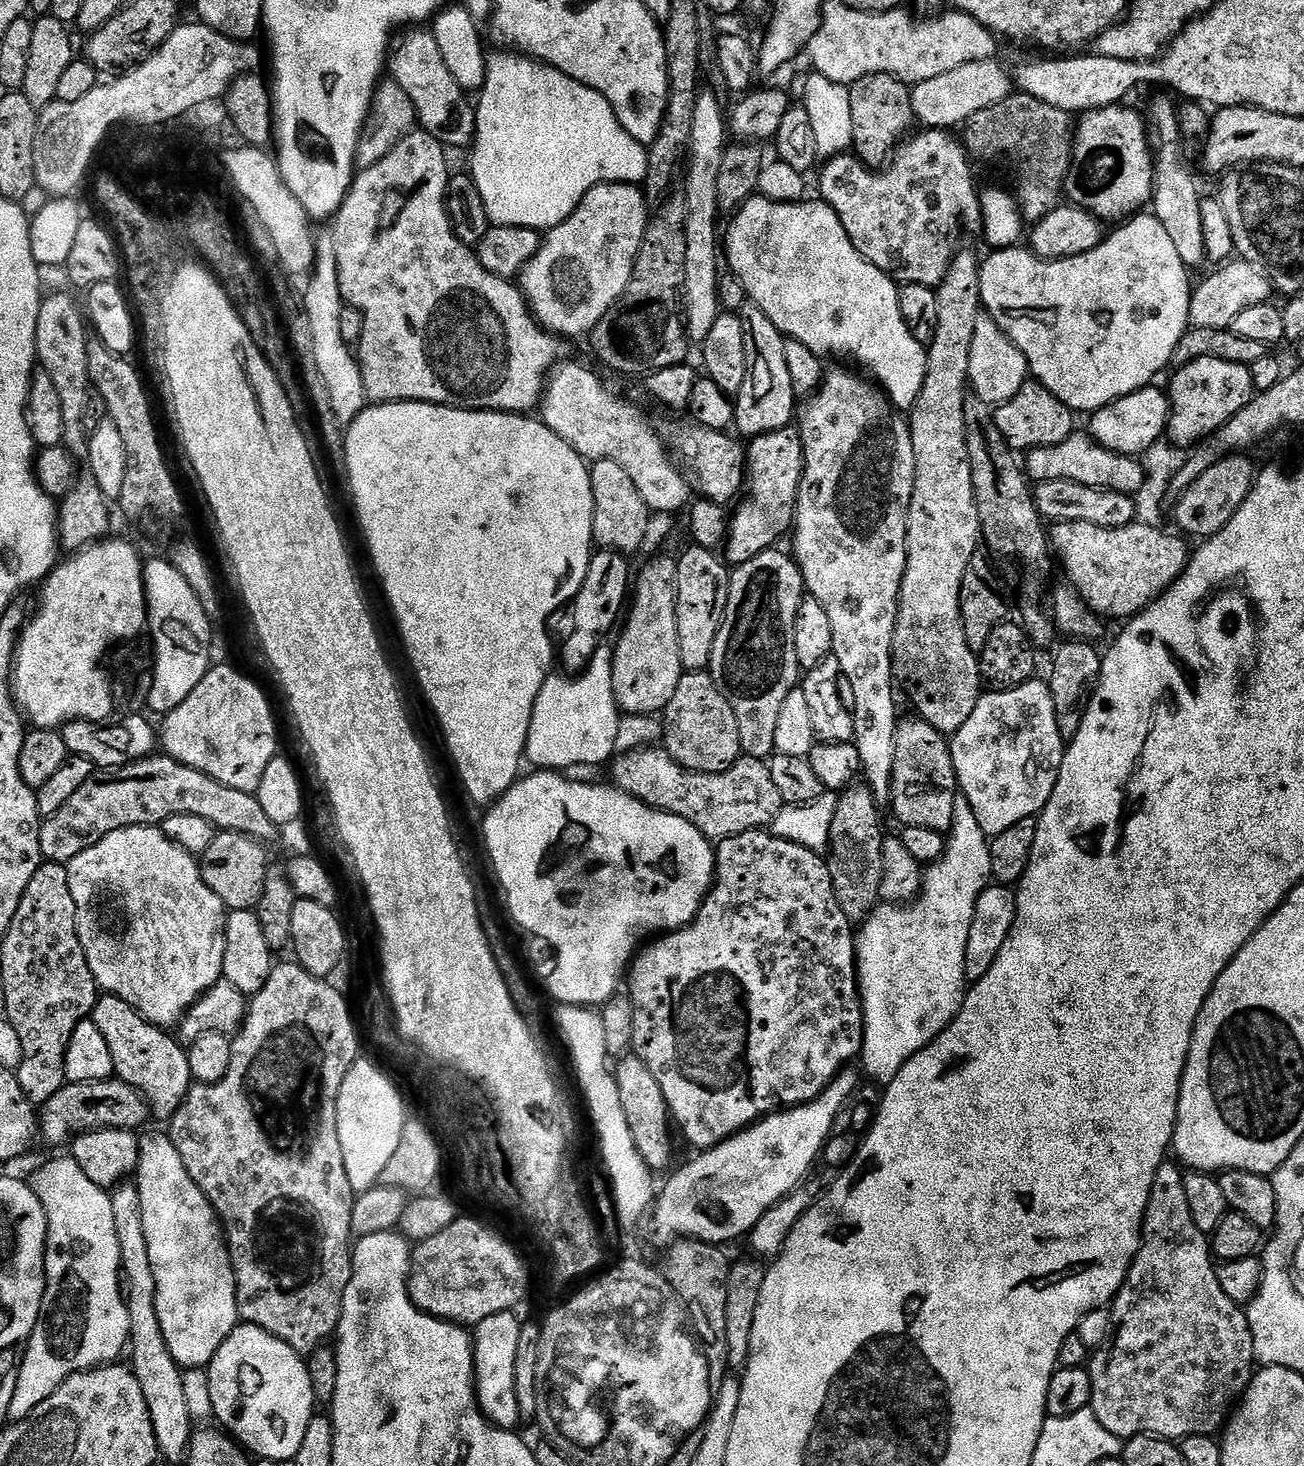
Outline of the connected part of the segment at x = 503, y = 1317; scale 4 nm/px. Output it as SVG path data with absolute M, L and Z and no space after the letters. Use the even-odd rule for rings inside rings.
M515 1311L490 1314L475 1325L472 1349L476 1367L476 1401L489 1424L497 1428L515 1429L521 1423L518 1394L514 1394L514 1362L518 1362L518 1336L522 1320Z

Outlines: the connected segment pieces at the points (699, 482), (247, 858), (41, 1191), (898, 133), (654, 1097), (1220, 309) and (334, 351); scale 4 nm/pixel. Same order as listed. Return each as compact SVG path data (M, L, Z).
M695 422L687 423L674 425L669 430L668 436L666 432L667 447L674 453L675 459L690 473L691 483L695 491L696 488L700 491L699 495L703 499L713 500L725 506L731 505L731 500L735 501L746 488L745 445L743 443L740 445L739 439L731 440L728 432L715 432Z
M217 831L214 842L198 858L202 882L222 898L225 909L237 912L251 912L259 906L263 887L266 886L266 874L270 859L264 853L265 845L259 840L237 832Z
M70 1158L42 1165L30 1183L48 1219L44 1305L24 1351L14 1398L10 1398L8 1420L12 1422L29 1419L32 1411L76 1372L119 1361L130 1334L128 1302L119 1290L122 1273L111 1195L94 1186L82 1174L82 1166Z
M870 74L851 84L849 94L853 123L851 151L864 164L883 165L913 131L912 124L917 123L912 105L912 88L890 74Z
M635 1054L619 1057L614 1064L614 1075L618 1098L622 1098L622 1110L626 1113L626 1123L630 1126L630 1135L634 1137L634 1146L638 1146L638 1154L642 1154L642 1162L646 1162L646 1166L656 1174L660 1174L663 1168L671 1169L674 1128L670 1123L668 1103L666 1094L662 1094L662 1086L658 1086L654 1074L646 1070L646 1062L642 1062Z
M1233 258L1217 267L1204 281L1197 283L1192 290L1189 325L1202 330L1231 329L1234 318L1250 306L1269 303L1273 299L1274 289L1267 272L1249 260Z
M324 230L324 233L317 235L316 262L308 282L304 298L302 297L302 305L310 319L314 341L313 358L316 360L316 366L322 374L326 388L328 388L334 414L341 425L347 426L364 411L368 399L357 357L353 353L350 354L351 349L342 338L342 332L339 329L341 310L346 306L341 298L341 287L338 286L337 254L331 231Z

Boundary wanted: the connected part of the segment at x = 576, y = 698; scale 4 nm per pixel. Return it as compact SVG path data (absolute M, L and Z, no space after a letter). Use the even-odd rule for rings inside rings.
M601 646L596 651L586 671L577 679L581 680L577 682L576 689L572 693L561 694L552 712L553 721L548 720L544 713L548 708L547 699L537 700L524 747L527 763L532 763L533 769L568 770L564 768L580 768L583 764L607 765L613 759L618 738L618 709L611 692L612 653L613 649L608 646Z

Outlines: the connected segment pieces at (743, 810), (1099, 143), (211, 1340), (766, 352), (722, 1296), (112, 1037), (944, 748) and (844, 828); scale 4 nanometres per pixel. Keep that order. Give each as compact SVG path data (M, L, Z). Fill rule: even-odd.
M645 746L635 752L617 755L611 768L610 780L615 787L659 812L686 818L690 826L697 828L713 842L743 832L767 829L772 819L785 807L782 794L778 794L778 786L774 786L774 778L770 778L767 763L762 760L741 758L730 770L718 774L702 774L686 770L674 762L674 758L670 758L663 747Z
M1128 106L1099 108L1083 113L1076 124L1076 145L1072 151L1072 169L1068 175L1066 196L1073 205L1084 208L1101 222L1124 222L1149 207L1155 191L1156 162L1150 143L1149 122Z
M163 1131L140 1136L140 1161L134 1173L134 1183L142 1202L142 1230L146 1232L150 1270L154 1272L156 1309L158 1320L162 1322L162 1334L181 1369L207 1369L214 1354L218 1354L218 1346L222 1346L236 1325L241 1323L232 1255L228 1253L223 1227L206 1194L202 1194L186 1166L182 1166L174 1142Z
M751 302L744 305L739 316L742 318L742 330L746 330L748 373L746 382L742 382L740 395L734 400L734 428L741 432L741 437L751 438L789 427L798 412L798 397L791 385L789 367L786 366L786 338L778 326L774 326L764 311Z
M676 1238L667 1245L668 1257L664 1260L662 1271L664 1277L674 1286L674 1290L680 1295L680 1300L690 1317L691 1327L698 1337L698 1343L704 1353L708 1363L708 1373L710 1374L710 1386L713 1390L721 1388L724 1384L725 1376L729 1375L728 1351L726 1350L726 1286L728 1285L728 1269L730 1259L724 1253L723 1247L715 1244L707 1244L701 1240L689 1240L687 1238Z
M101 995L92 1007L90 1019L106 1038L110 1058L114 1058L115 1079L139 1090L155 1119L157 1116L161 1122L171 1120L194 1083L185 1045L175 1035L139 1016L130 1002L122 1002L117 996Z
M901 719L896 725L890 809L904 828L922 826L926 830L951 833L958 789L949 741L945 733L934 730L924 720L911 719Z
M857 782L839 793L834 810L834 822L830 822L830 838L826 863L838 898L842 914L853 922L863 922L881 903L882 846L886 839L884 822L880 818L882 806L874 798L867 783Z

